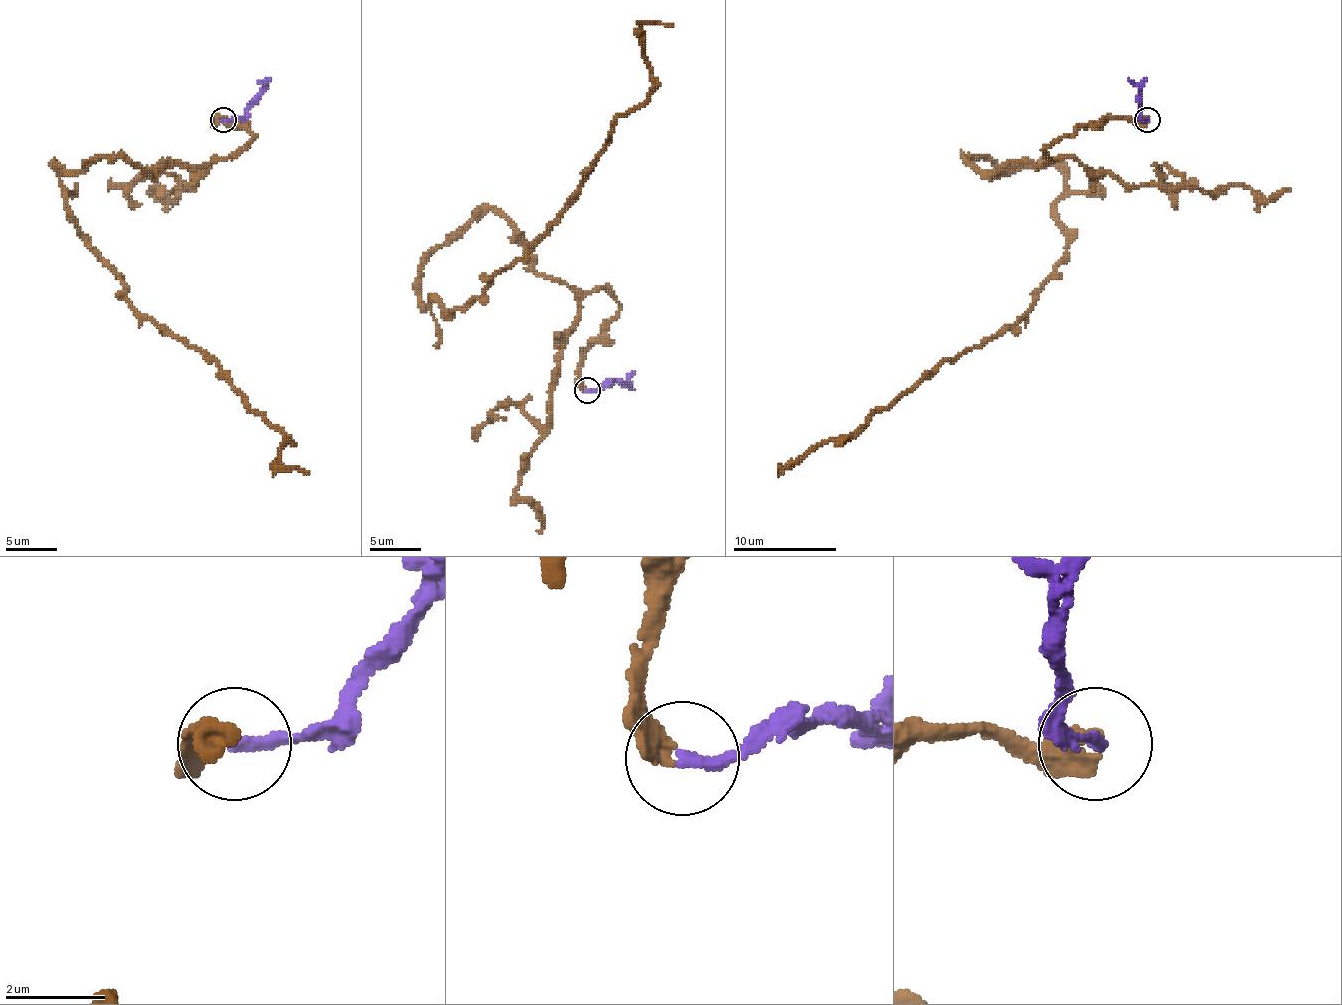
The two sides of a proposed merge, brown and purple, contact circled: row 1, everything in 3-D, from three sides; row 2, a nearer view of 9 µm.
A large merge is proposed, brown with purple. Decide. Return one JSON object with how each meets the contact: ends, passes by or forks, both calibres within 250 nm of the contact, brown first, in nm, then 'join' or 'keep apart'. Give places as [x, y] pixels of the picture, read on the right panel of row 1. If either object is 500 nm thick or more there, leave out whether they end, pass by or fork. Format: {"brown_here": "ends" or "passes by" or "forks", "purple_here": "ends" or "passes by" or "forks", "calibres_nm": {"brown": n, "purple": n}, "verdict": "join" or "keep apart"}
{"brown_here": "ends", "purple_here": "ends", "calibres_nm": {"brown": 320, "purple": 260}, "verdict": "join"}

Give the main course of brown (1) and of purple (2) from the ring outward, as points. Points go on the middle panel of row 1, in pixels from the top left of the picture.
1: (585, 389), (603, 289), (490, 209), (421, 271), (462, 309), (521, 258), (673, 26)
2: (588, 389), (626, 381), (634, 371)

